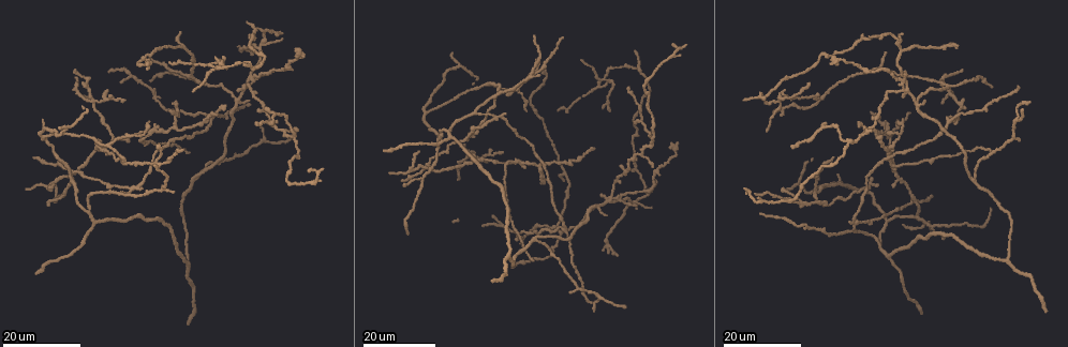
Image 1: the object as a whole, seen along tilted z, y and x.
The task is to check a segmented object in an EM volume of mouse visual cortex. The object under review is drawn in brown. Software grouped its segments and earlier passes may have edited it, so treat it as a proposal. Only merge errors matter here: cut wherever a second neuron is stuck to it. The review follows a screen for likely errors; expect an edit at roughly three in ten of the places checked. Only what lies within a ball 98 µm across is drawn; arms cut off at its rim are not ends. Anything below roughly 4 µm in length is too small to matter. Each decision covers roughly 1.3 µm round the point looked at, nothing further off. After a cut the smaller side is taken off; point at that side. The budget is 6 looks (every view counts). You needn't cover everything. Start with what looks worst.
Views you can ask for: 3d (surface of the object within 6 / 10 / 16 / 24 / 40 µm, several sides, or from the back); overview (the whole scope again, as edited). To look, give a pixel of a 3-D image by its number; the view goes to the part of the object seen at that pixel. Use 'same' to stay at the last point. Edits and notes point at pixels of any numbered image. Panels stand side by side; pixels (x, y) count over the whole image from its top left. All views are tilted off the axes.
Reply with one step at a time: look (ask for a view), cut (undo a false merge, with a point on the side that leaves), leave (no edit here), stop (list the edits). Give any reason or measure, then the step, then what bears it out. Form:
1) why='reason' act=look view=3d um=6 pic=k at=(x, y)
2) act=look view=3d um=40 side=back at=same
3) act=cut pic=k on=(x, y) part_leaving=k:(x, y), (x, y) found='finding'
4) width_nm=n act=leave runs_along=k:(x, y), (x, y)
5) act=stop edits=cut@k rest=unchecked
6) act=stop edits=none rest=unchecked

why='looks like a crossing' act=look view=3d um=16 pic=1 at=(92, 100)

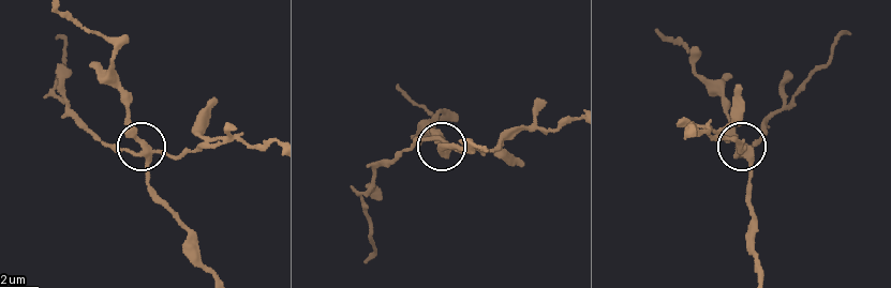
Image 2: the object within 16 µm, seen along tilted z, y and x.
why='zoom in' act=look view=3d um=10 pic=2 at=(441, 140)

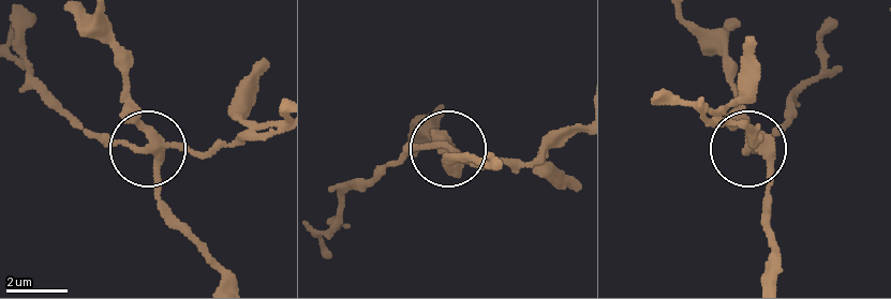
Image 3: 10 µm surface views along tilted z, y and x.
width_nm=280 act=cut pic=3 on=(112, 140) part_leaving=3:(154, 147), (97, 141), (15, 56) found='two neurons meet here'

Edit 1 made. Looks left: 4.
why='three arms meet' act=look view=3d um=24 pic=1 at=(266, 141)

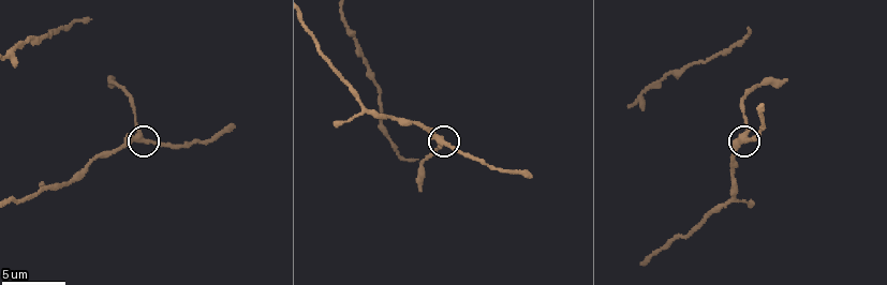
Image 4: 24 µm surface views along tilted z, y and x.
act=look view=3d um=6 pic=4 at=(441, 140)

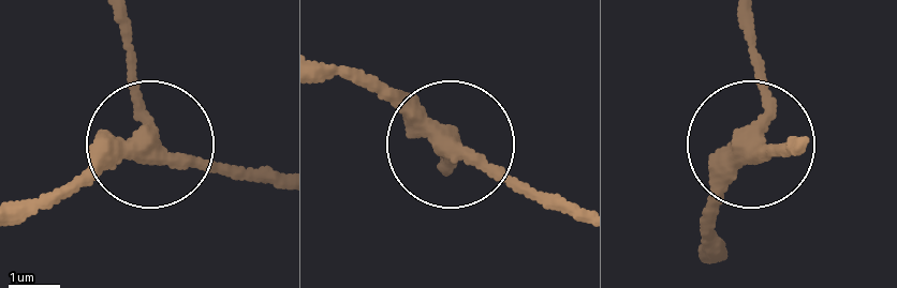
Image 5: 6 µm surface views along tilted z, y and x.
arms=3 act=leave runs_along=5:(27, 217), (147, 149), (127, 17) found='all the same neuron'

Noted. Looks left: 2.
why='three-way junction' act=look view=3d um=24 pic=1 at=(516, 159)

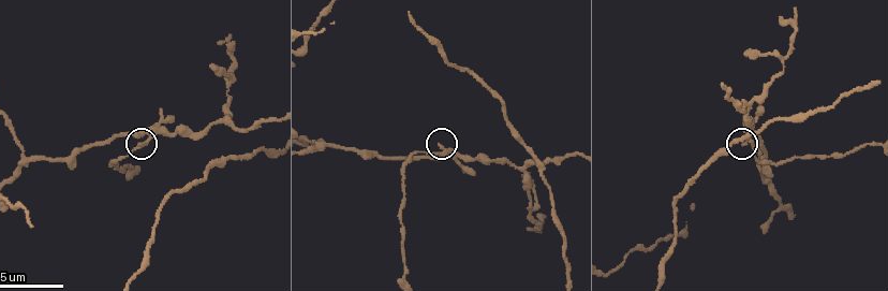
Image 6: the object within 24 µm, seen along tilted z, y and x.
act=look view=3d um=6 pic=6 at=(447, 151)

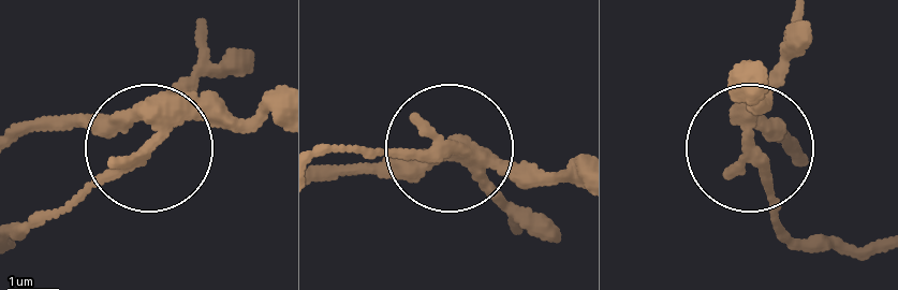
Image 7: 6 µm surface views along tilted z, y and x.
act=cut pic=7 on=(100, 177) part_leaving=7:(455, 154), (348, 147), (320, 158) found='two neurons meet here'

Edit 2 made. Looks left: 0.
act=stop edits=cut@3,cut@7 rest=unchecked

